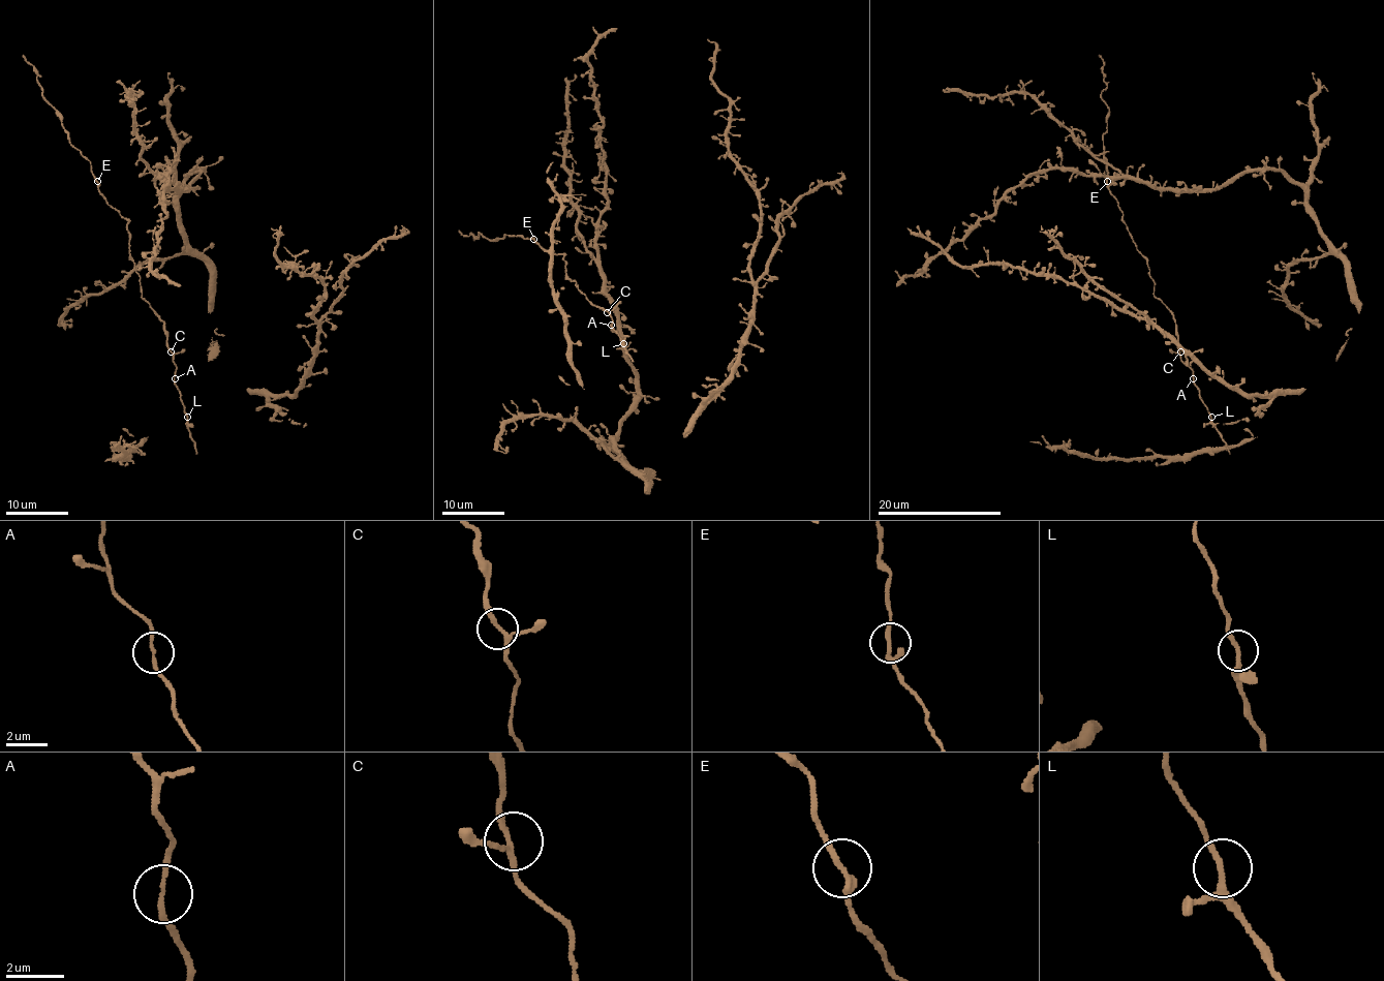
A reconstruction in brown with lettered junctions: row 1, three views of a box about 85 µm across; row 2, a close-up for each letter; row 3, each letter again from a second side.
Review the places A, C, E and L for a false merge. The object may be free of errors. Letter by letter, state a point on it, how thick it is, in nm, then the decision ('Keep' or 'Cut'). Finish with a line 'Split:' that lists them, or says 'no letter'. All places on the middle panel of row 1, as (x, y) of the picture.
A: Place: (611, 325). Thickness 160 nm. Keep
C: Place: (607, 312). Thickness 170 nm. Keep
E: Place: (533, 239). Thickness 160 nm. Keep
L: Place: (623, 343). Thickness 190 nm. Keep
Split: no letter

